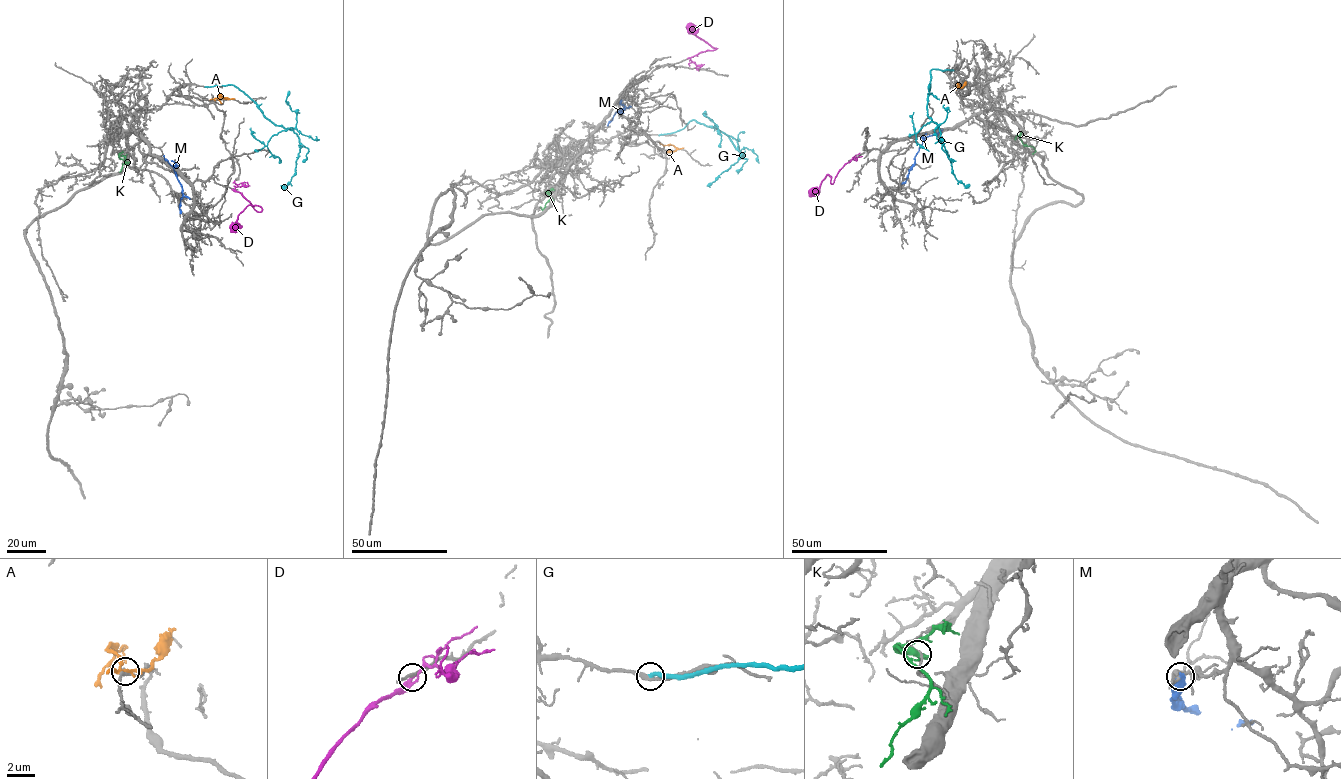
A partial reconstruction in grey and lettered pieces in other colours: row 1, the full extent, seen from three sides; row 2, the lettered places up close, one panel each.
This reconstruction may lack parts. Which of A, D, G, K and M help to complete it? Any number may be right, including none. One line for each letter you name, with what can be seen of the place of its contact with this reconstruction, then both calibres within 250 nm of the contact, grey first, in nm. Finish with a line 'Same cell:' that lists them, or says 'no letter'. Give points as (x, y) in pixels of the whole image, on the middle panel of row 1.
Same cell: no letter

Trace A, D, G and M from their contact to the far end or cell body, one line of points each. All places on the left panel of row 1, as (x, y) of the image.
A: (229, 99), (219, 97), (210, 100)
D: (232, 189), (241, 193), (258, 211), (262, 208), (248, 205), (239, 214), (232, 232)
G: (206, 87), (237, 87), (266, 118), (297, 135), (300, 148), (295, 174), (285, 187), (281, 185)
M: (180, 213), (182, 185), (164, 155)

